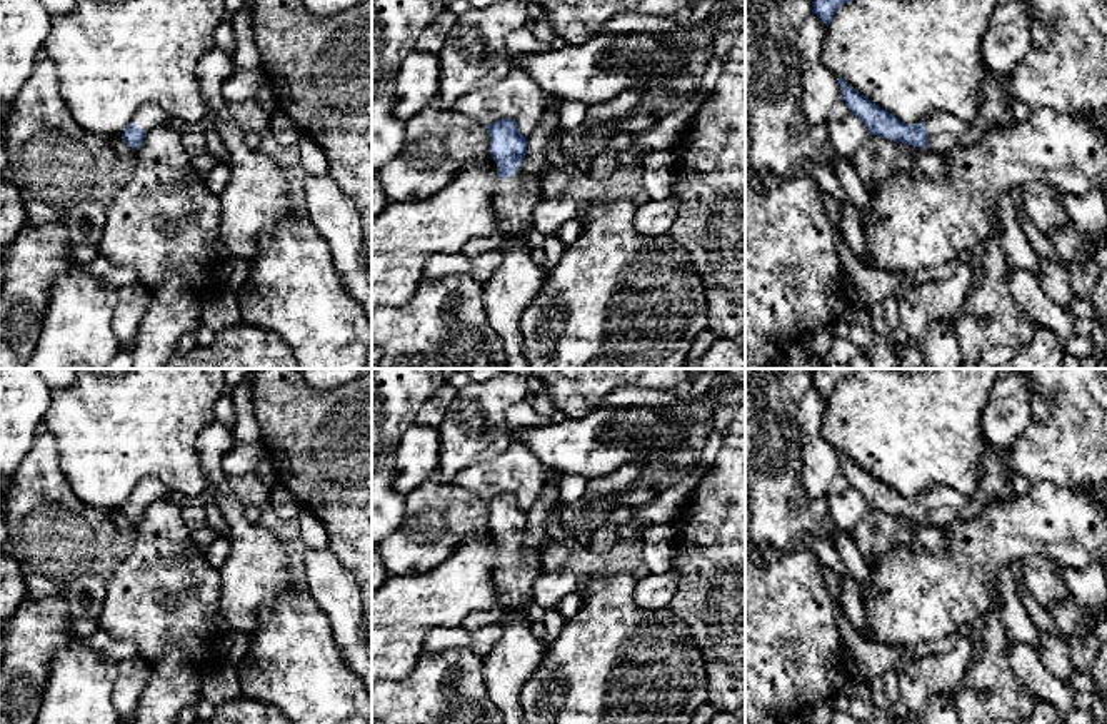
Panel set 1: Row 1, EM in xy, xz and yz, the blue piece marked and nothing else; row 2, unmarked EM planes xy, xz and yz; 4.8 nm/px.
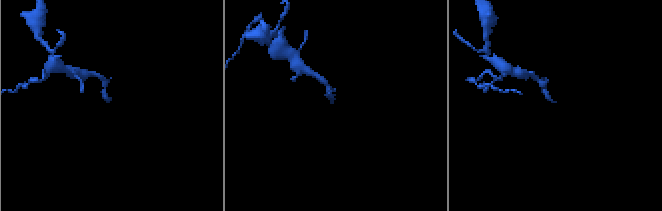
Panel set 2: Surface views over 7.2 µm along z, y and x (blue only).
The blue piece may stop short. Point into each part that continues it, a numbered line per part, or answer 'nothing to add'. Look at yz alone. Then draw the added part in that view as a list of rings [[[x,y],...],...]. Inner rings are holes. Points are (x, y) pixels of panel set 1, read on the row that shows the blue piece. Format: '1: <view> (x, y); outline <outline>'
1: yz (946, 130); outline [[[989,73],[982,83],[982,102],[974,122],[965,123],[944,112],[930,112],[922,118],[927,133],[927,148],[945,153],[954,145],[972,145],[994,127],[997,127],[1004,110],[1012,103],[1009,87],[1002,85],[1002,77]]]

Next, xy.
1: xy (147, 117); outline [[[145,103],[145,105],[138,107],[132,122],[135,122],[138,128],[142,128],[148,133],[153,128],[168,125],[170,118],[162,107],[158,107],[155,103]]]

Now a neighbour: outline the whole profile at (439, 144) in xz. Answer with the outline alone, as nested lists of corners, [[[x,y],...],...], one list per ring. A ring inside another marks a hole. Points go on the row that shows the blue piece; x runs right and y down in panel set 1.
[[[428,105],[407,123],[405,147],[377,177],[390,202],[423,200],[468,163],[490,158],[488,123]]]

